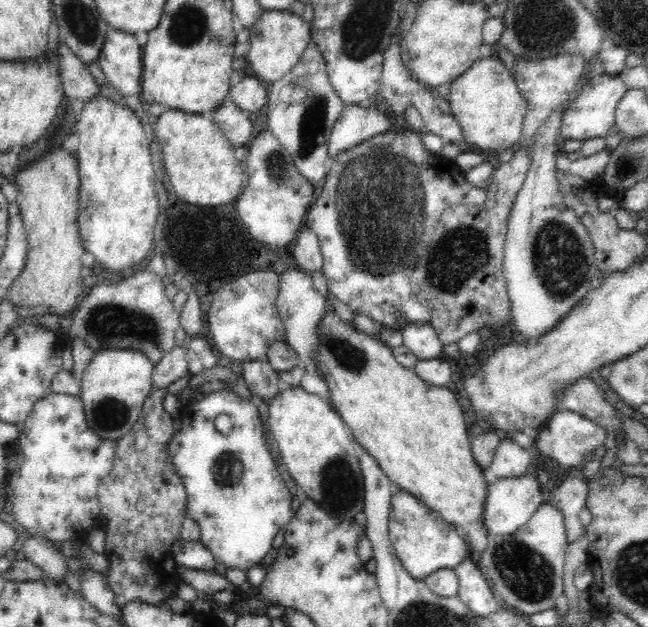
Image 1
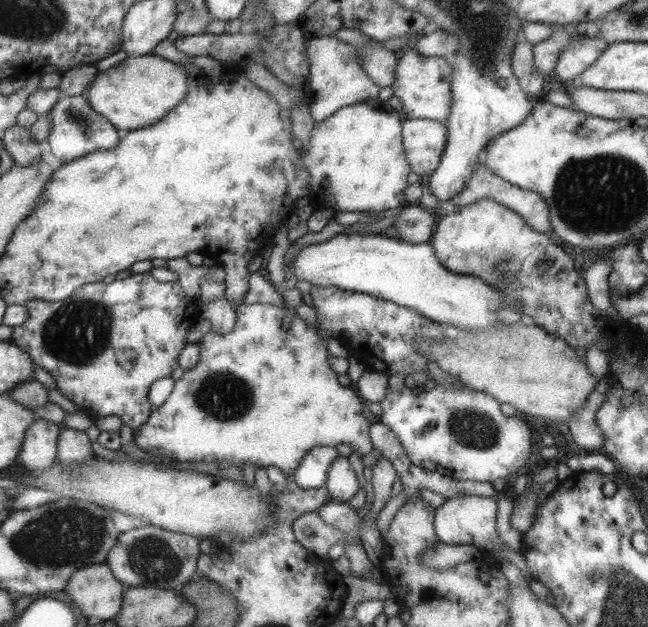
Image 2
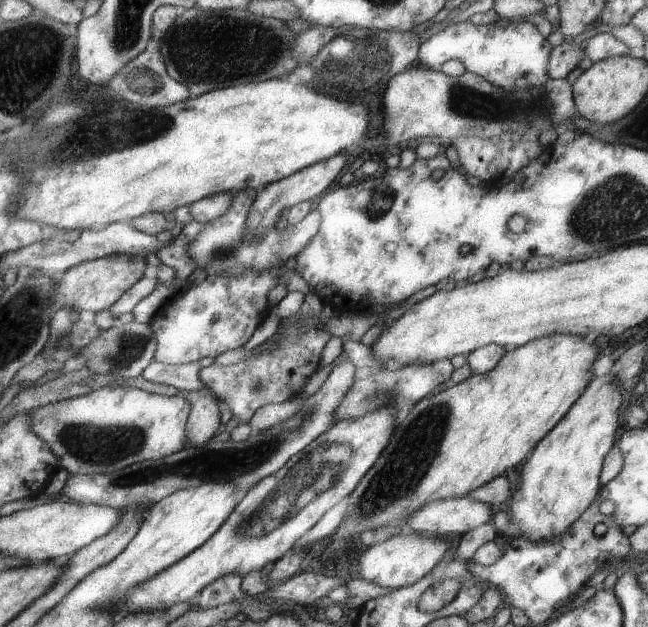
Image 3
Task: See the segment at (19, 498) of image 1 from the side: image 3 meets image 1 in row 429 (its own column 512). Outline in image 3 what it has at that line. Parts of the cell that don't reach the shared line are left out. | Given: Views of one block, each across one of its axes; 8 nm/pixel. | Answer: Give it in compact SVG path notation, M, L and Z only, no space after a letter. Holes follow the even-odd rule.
M466 20L442 29L420 44L416 65L427 69L439 68L447 60L459 60L466 72L487 80L493 87L517 91L547 83L547 60L552 46L529 22L511 22L507 28L473 26Z

